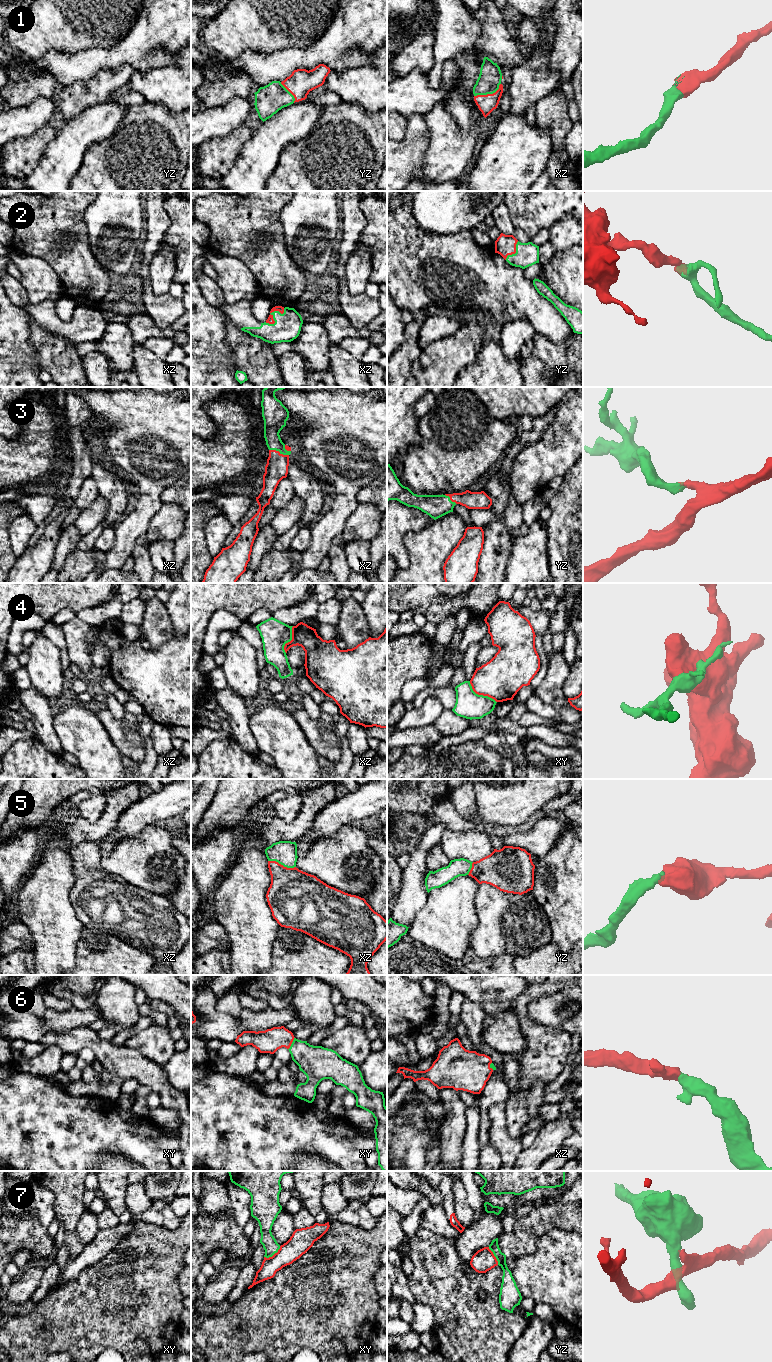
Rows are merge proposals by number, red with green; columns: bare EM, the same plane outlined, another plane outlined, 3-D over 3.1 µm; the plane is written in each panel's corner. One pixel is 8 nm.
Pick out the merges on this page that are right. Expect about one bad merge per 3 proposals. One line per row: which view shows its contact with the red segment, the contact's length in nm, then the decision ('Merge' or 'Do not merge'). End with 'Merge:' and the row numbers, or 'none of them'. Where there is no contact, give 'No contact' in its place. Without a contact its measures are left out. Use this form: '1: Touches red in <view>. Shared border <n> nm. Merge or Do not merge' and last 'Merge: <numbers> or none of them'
1: Touches red in xz. Shared border 240 nm. Merge
2: Touches red in xz. Shared border 200 nm. Merge
3: Touches red in xz. Shared border 170 nm. Merge
4: Touches red in xy. Shared border 280 nm. Do not merge
5: Touches red in xz. Shared border 240 nm. Merge
6: Touches red in xy. Shared border 120 nm. Merge
7: Touches red in xy. Shared border 160 nm. Do not merge
Merge: 1, 2, 3, 5, 6

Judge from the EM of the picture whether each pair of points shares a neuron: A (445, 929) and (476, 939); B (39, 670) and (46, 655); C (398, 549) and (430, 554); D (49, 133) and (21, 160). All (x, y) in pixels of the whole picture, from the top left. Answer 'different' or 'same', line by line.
A: different
B: same
C: different
D: same

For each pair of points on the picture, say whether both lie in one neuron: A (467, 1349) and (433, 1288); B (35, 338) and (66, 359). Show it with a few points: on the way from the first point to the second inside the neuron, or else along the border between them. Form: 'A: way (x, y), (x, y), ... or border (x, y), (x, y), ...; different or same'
A: way (467, 1334), (467, 1322), (448, 1303); same
B: way (43, 341), (58, 356); same

